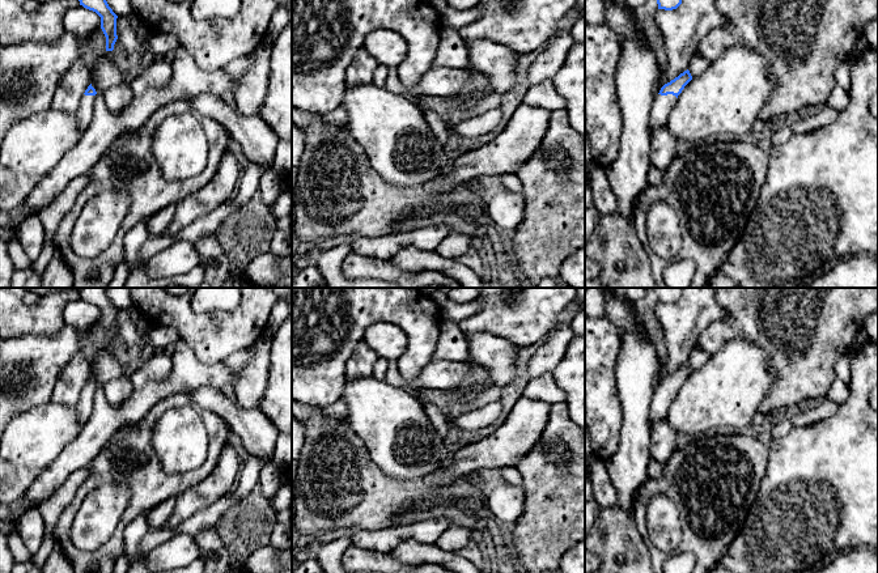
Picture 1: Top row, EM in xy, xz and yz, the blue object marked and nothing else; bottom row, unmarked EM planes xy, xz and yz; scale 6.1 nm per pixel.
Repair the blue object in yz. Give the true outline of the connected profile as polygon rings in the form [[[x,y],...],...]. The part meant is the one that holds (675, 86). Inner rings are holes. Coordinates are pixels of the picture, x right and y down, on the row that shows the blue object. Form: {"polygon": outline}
{"polygon": [[[684,71],[678,77],[665,84],[656,96],[650,113],[650,131],[653,135],[667,123],[667,115],[684,86],[692,80],[690,71]]]}

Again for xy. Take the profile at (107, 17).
{"polygon": [[[79,0],[80,5],[96,12],[101,17],[101,29],[106,37],[106,51],[113,51],[118,39],[116,18],[118,16],[109,7],[106,0]]]}

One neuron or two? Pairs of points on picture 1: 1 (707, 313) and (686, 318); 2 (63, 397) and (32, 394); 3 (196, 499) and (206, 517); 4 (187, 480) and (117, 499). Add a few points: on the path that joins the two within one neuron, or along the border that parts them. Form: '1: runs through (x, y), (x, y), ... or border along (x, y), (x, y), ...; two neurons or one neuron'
1: runs through (702, 313), (691, 314); one neuron
2: border along (63, 366), (50, 400); two neurons
3: border along (228, 492), (175, 526); two neurons
4: border along (101, 484), (128, 487), (130, 500), (118, 523); two neurons

